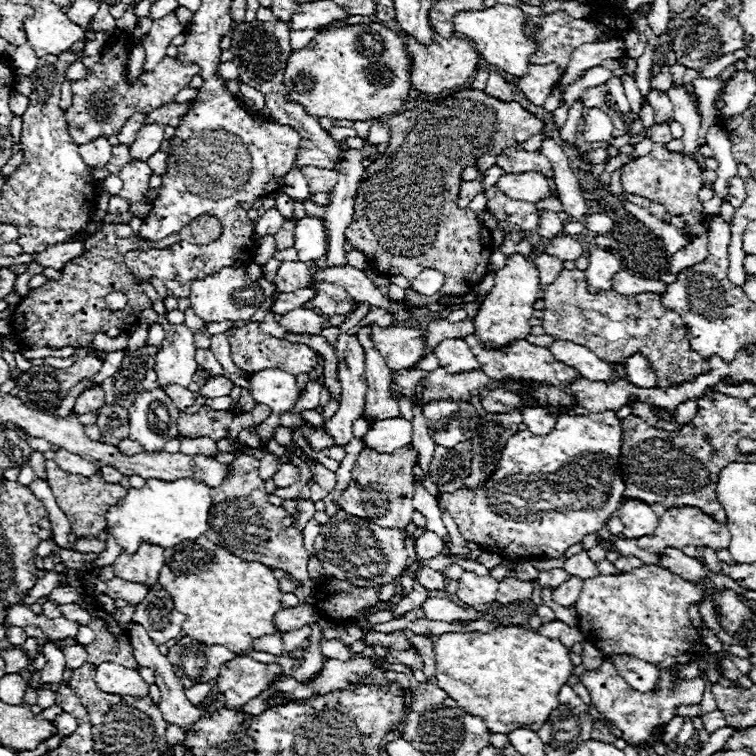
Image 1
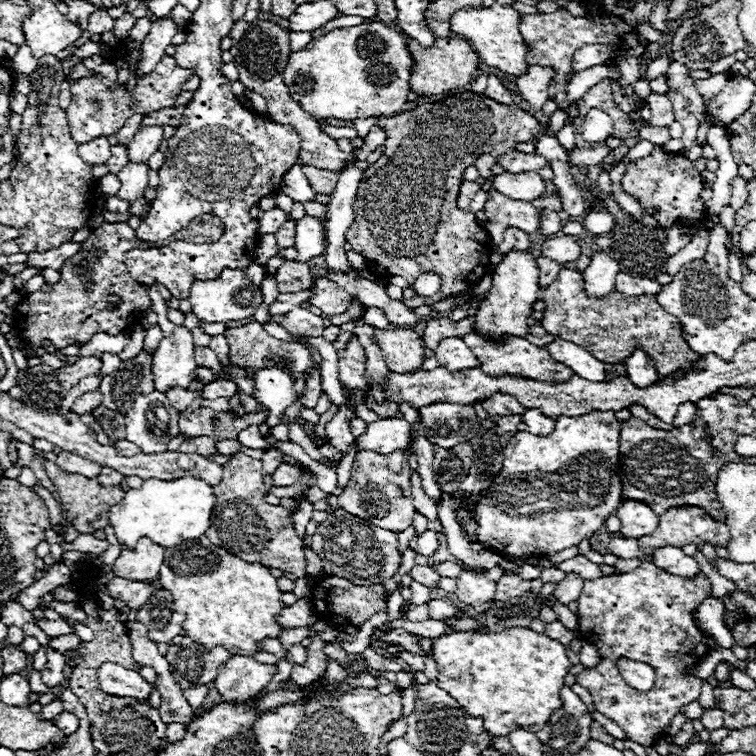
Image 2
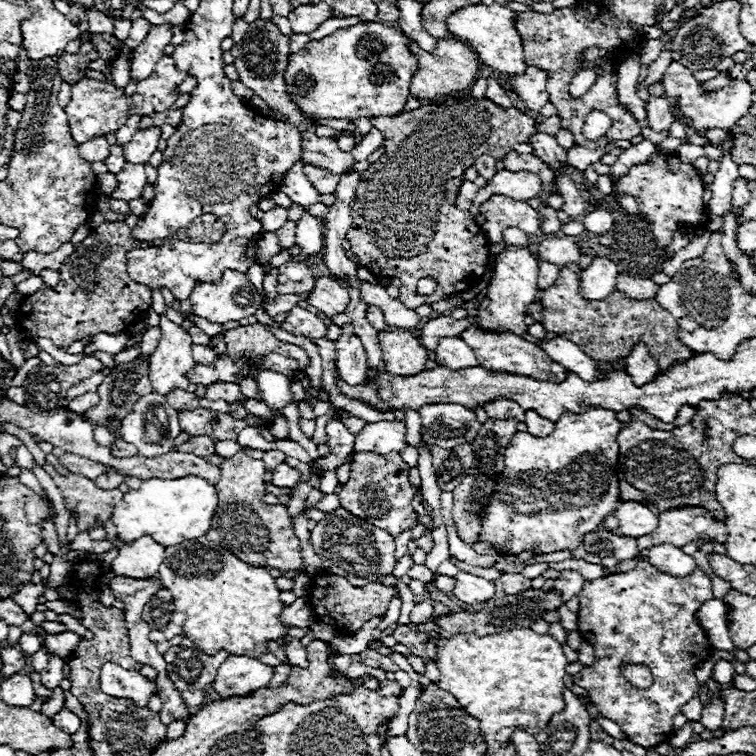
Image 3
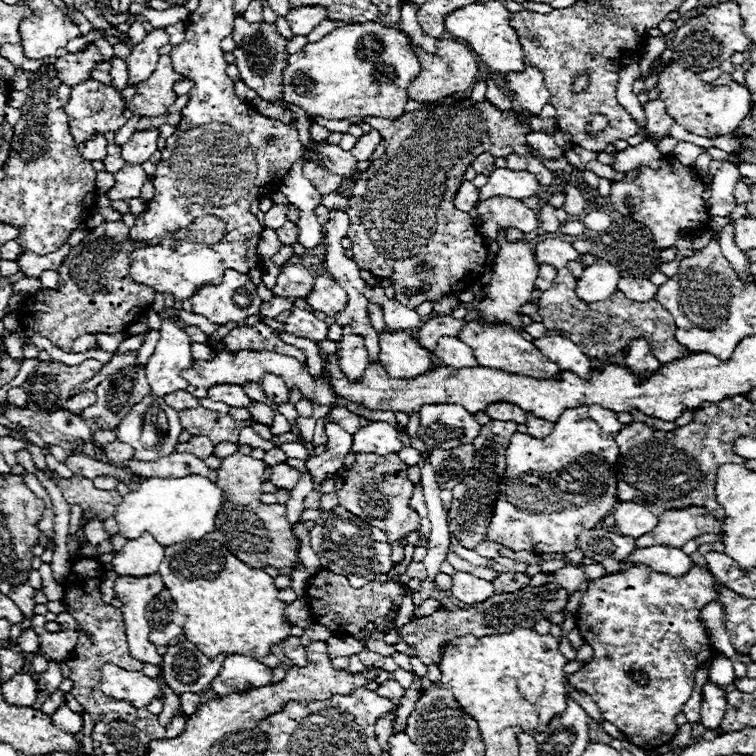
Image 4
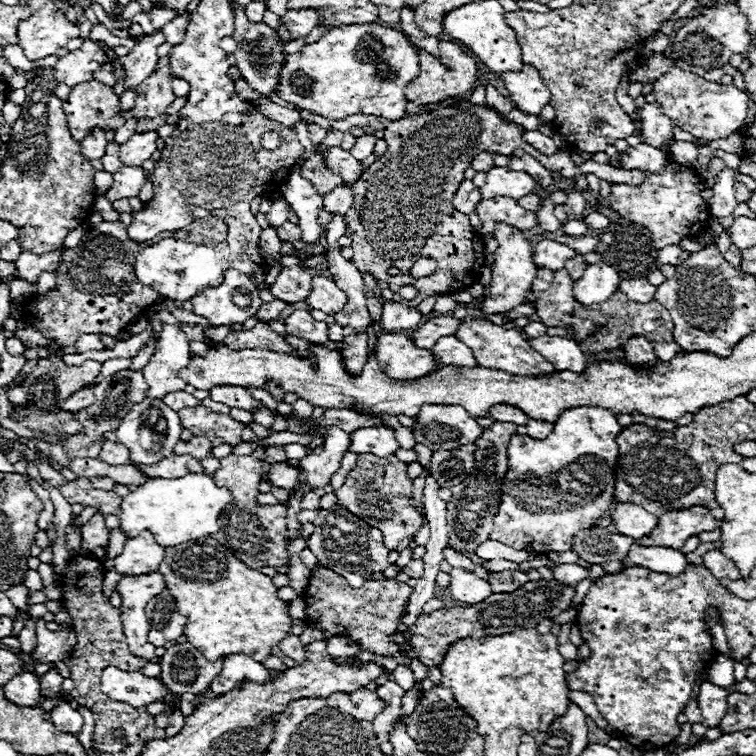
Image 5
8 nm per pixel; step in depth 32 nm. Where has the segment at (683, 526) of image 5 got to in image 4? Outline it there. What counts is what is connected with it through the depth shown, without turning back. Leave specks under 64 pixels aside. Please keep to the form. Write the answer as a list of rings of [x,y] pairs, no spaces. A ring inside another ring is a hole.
[[[688,506],[664,512],[658,520],[658,528],[648,536],[640,536],[636,540],[636,546],[648,548],[652,544],[672,544],[674,548],[682,548],[688,540],[702,534],[718,534],[722,538],[722,522],[716,520],[706,508]]]

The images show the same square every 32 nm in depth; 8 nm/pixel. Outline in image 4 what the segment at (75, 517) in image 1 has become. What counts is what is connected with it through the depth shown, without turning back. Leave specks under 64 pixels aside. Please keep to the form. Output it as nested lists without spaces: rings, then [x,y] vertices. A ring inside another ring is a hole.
[[[84,476],[58,478],[56,486],[62,490],[62,496],[70,506],[80,506],[82,512],[92,510],[92,518],[96,516],[100,520],[110,518],[116,512],[116,504],[122,500],[116,490],[100,490]]]

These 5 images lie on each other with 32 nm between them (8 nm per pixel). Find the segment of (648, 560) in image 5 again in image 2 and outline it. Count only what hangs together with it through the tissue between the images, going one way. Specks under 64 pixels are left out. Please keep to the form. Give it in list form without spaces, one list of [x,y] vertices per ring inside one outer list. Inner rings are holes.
[[[660,548],[654,552],[654,564],[658,568],[664,568],[666,572],[672,572],[674,576],[694,578],[700,574],[700,566],[692,556],[686,556],[680,548]]]

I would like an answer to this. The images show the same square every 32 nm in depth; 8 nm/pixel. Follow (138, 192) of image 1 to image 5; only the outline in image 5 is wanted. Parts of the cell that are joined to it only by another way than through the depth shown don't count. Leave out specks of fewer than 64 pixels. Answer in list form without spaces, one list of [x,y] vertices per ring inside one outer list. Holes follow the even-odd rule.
[[[124,166],[124,168],[120,168],[120,172],[116,172],[112,176],[114,176],[114,184],[106,192],[106,198],[110,202],[120,200],[120,198],[138,196],[140,188],[146,182],[146,174],[144,174],[144,170],[140,166]]]

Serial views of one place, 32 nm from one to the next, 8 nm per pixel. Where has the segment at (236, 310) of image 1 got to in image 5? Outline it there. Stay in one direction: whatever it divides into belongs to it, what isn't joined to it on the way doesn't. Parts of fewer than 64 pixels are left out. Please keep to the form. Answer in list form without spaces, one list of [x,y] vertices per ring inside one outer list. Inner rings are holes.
[[[226,270],[220,286],[210,286],[192,298],[194,314],[204,316],[212,326],[242,324],[254,316],[262,300],[254,282],[238,270]]]

